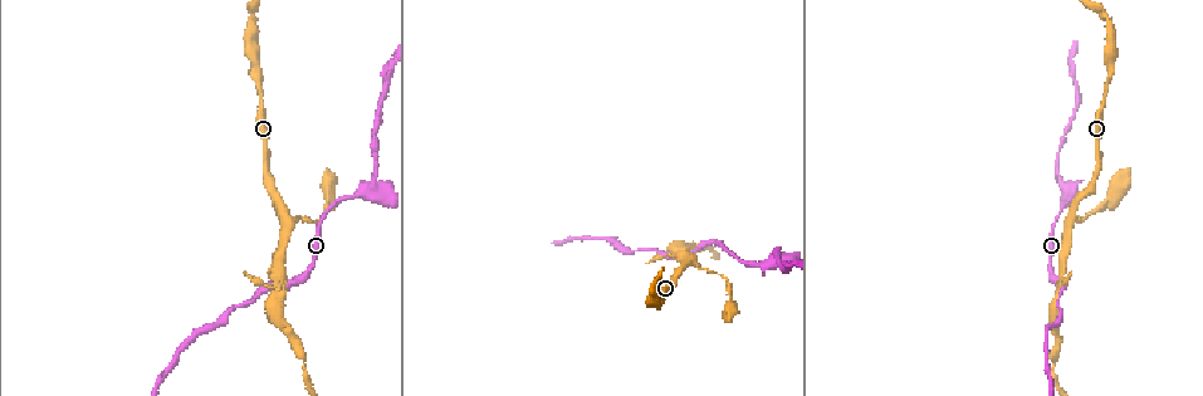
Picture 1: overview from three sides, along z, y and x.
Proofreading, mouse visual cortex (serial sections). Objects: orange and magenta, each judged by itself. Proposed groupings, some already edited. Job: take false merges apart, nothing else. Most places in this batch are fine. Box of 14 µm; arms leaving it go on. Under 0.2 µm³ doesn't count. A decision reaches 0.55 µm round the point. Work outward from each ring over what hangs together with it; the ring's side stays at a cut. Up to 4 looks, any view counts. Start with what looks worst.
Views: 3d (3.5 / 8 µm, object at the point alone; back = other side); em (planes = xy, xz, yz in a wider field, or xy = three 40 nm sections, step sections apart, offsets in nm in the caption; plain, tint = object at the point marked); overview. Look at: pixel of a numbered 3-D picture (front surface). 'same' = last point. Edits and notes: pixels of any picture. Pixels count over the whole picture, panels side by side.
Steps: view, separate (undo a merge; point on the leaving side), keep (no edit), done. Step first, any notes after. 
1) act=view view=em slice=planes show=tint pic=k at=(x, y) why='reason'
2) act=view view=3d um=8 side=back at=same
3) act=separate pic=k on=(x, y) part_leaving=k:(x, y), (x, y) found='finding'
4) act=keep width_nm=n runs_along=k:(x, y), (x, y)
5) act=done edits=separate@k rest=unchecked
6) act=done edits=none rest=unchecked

act=view view=3d um=3.5 pic=1 at=(1072, 192)

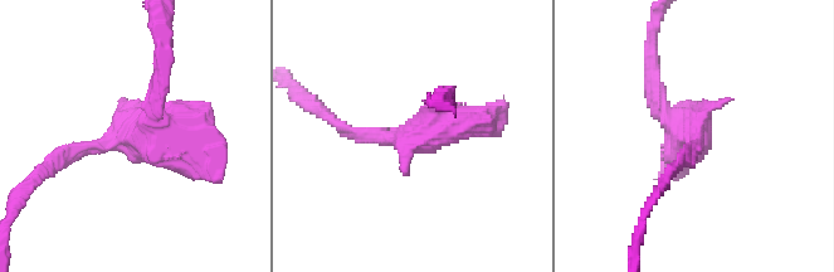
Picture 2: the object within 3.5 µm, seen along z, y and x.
act=view view=em slice=xy step=3 show=tint pic=2 at=(687, 132)

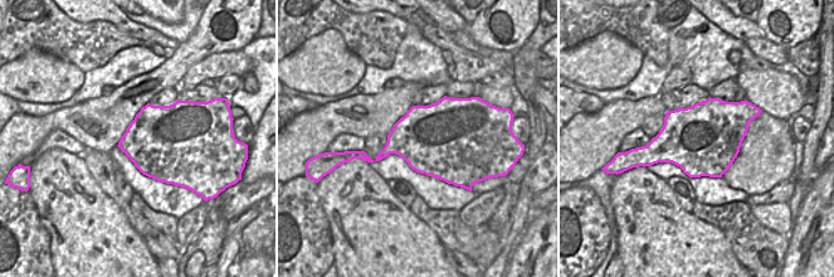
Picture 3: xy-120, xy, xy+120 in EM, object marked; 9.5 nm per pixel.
act=keep found='all the same cell'

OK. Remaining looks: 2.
act=view view=3d um=3.5 pic=1 at=(1071, 223) why='three-way junction'

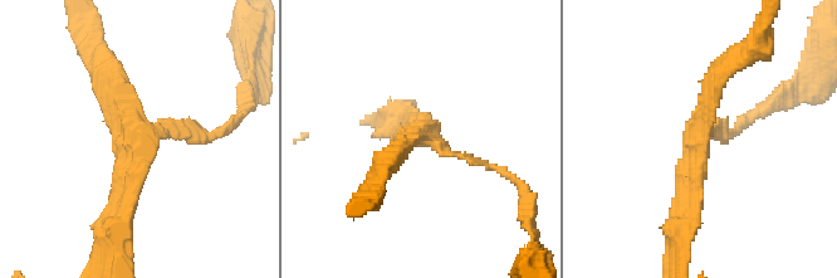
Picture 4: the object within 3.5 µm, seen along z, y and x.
act=keep runs_along=4:(728, 66), (699, 120), (686, 216) found='one cell here'

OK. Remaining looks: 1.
act=done edits=none rest=unchecked

